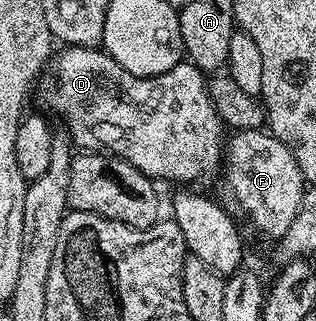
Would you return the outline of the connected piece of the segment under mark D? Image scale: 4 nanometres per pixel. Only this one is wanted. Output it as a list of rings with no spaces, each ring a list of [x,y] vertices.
[[[67,45],[61,50],[63,53],[53,58],[49,62],[48,68],[42,73],[40,78],[40,89],[42,87],[42,101],[54,113],[62,116],[62,121],[66,124],[65,132],[68,134],[71,142],[79,150],[94,151],[102,150],[114,154],[116,157],[123,157],[128,163],[132,163],[132,167],[136,167],[143,175],[151,179],[159,179],[158,177],[167,177],[170,181],[194,181],[197,177],[214,177],[219,176],[220,170],[224,165],[224,124],[220,115],[217,114],[217,107],[210,98],[207,89],[208,77],[201,69],[197,69],[190,64],[189,60],[183,59],[178,65],[172,67],[171,70],[164,71],[155,77],[137,77],[130,74],[109,56],[105,51],[98,47],[89,45]]]

